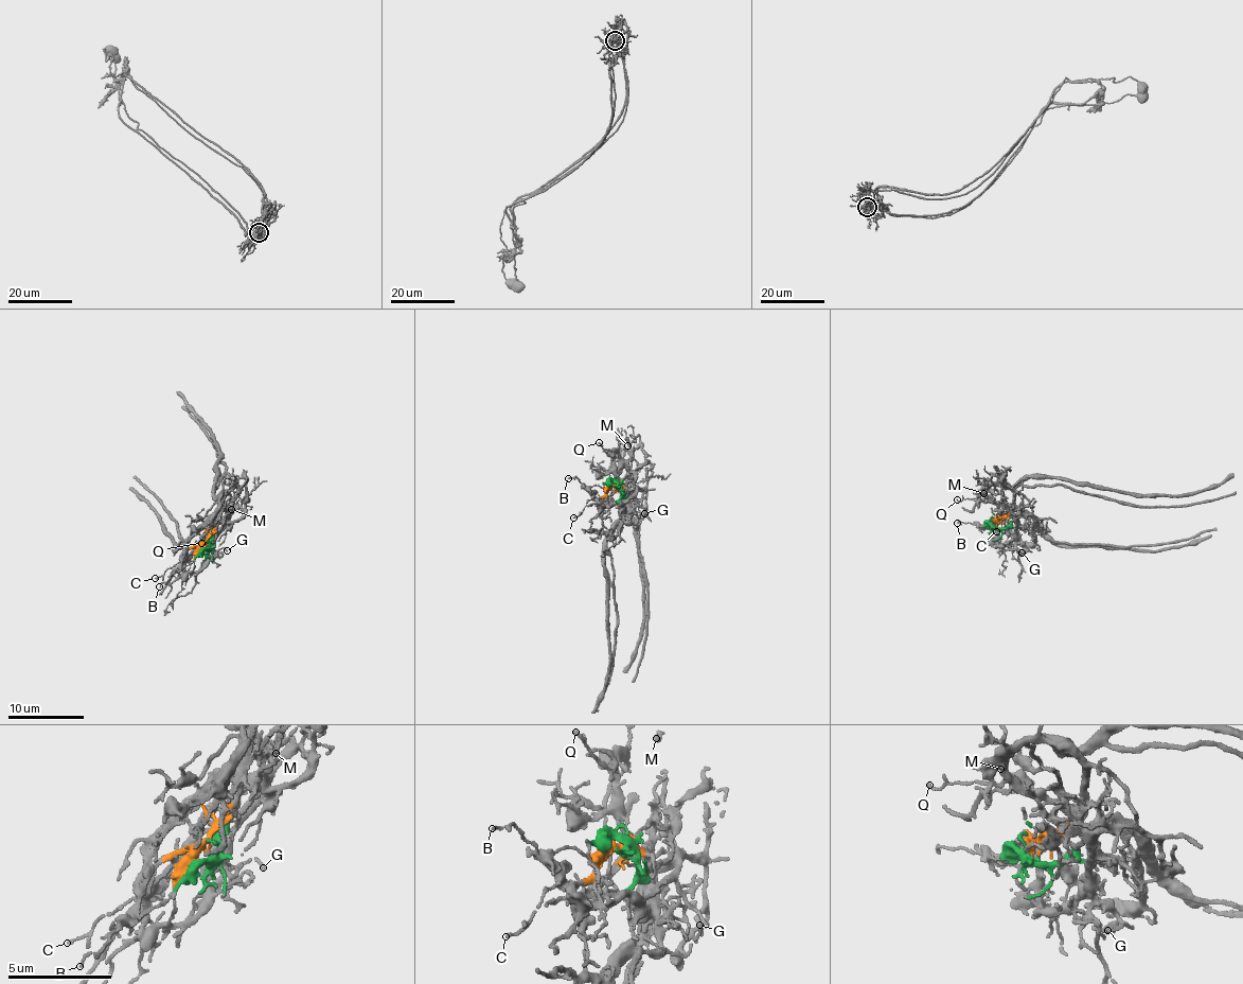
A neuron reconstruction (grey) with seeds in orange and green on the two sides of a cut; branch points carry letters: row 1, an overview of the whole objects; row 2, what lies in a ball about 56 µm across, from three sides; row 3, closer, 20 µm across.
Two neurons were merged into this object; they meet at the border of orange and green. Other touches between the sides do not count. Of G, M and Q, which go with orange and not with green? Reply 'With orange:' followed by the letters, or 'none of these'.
With orange: M, Q

